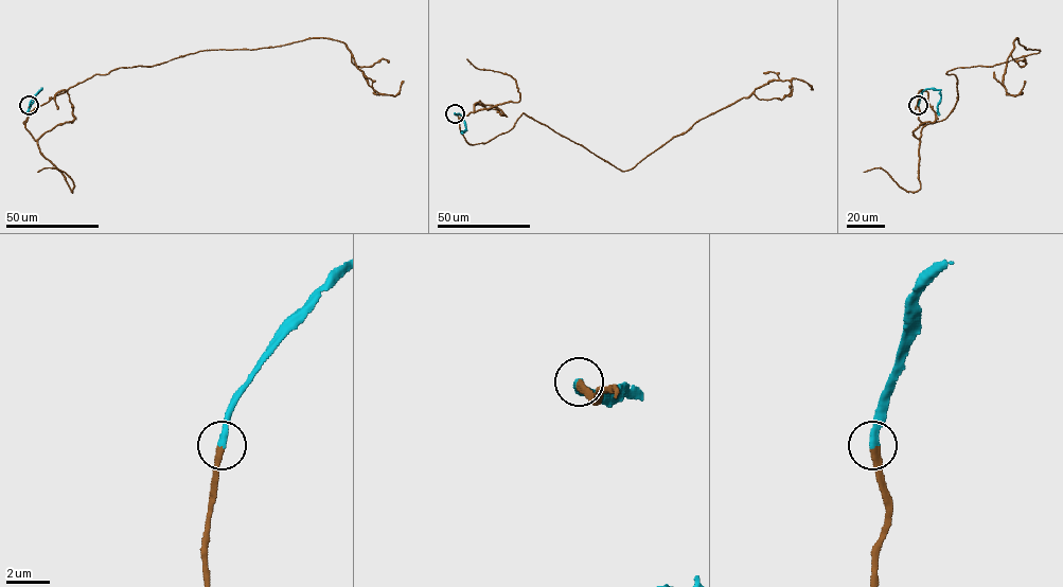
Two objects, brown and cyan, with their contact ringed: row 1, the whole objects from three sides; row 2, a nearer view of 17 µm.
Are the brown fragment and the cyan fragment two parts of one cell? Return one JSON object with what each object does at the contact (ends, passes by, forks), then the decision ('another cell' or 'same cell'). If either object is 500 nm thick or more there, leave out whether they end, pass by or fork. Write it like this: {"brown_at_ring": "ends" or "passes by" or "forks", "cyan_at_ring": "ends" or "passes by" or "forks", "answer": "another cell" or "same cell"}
{"brown_at_ring": "ends", "cyan_at_ring": "ends", "answer": "same cell"}

